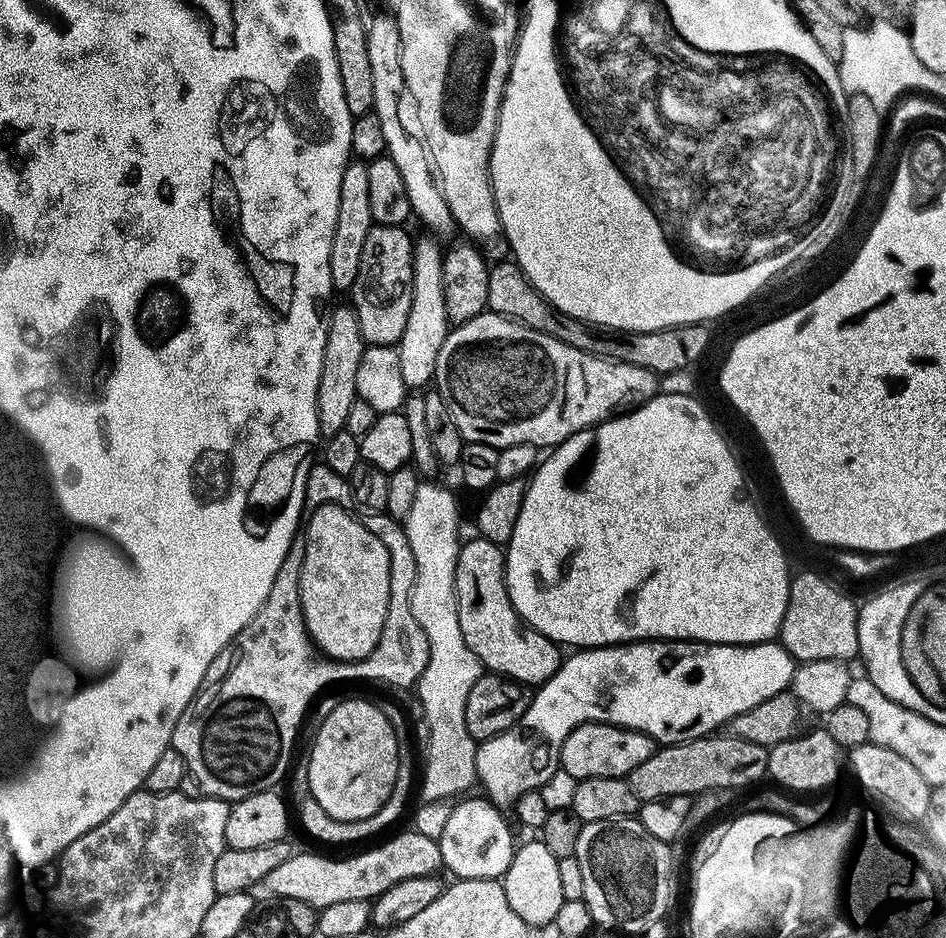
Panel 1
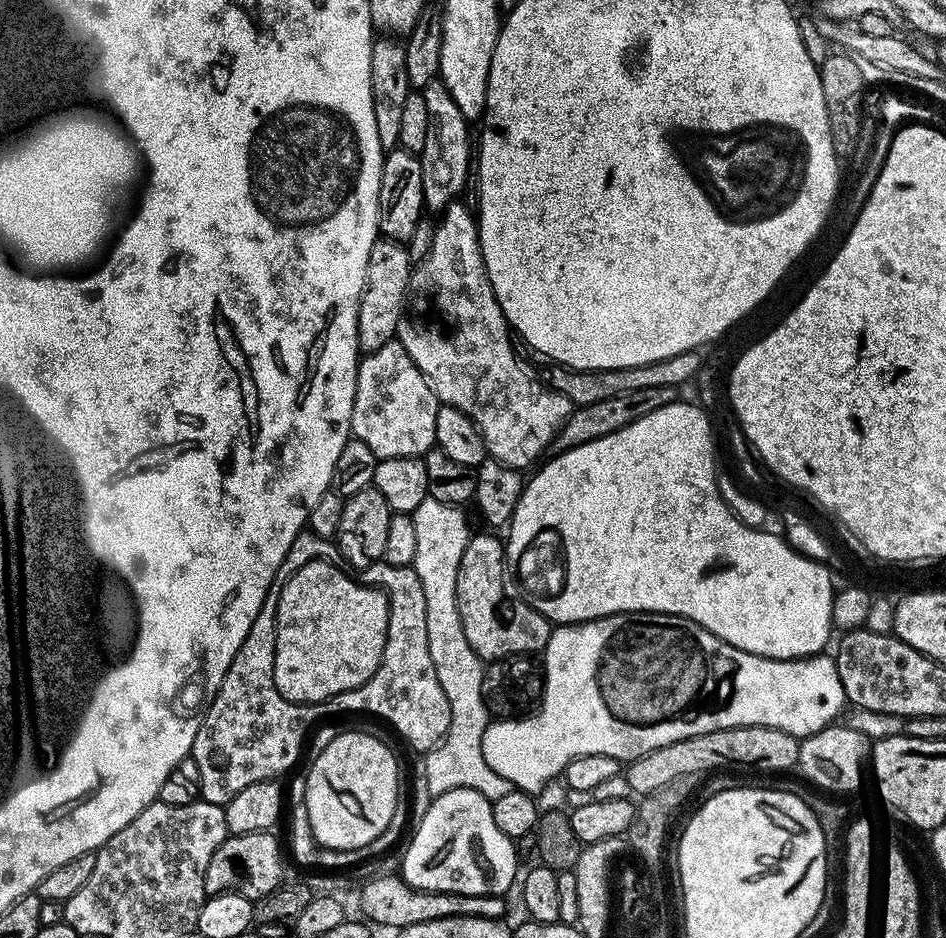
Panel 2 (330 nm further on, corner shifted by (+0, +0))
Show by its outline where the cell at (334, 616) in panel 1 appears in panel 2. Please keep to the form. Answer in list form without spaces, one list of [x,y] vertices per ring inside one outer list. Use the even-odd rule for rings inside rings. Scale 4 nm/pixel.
[[[311,560],[302,566],[302,570],[295,572],[285,584],[278,589],[276,601],[276,649],[274,650],[274,662],[272,663],[272,677],[276,683],[278,694],[286,698],[291,704],[323,704],[325,700],[332,700],[338,694],[360,688],[378,670],[378,666],[384,657],[386,650],[386,634],[390,622],[390,610],[388,609],[388,595],[380,591],[379,587],[369,586],[367,583],[359,584],[351,580],[340,568],[335,568],[332,560]]]

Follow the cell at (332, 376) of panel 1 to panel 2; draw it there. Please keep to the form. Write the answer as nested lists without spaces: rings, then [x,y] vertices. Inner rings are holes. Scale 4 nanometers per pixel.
[[[387,238],[377,239],[376,245],[370,250],[370,262],[366,262],[366,282],[364,293],[358,306],[358,342],[361,353],[367,354],[386,346],[386,342],[396,339],[398,322],[404,309],[404,296],[408,293],[408,279],[412,277],[414,262],[408,257],[407,247],[399,240]]]

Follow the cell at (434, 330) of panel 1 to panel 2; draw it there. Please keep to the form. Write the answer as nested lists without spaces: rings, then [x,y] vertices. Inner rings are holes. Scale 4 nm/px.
[[[439,82],[422,88],[422,95],[428,111],[428,129],[426,146],[418,153],[422,166],[422,190],[424,207],[431,210],[443,210],[457,199],[468,180],[468,124],[469,121],[458,110],[454,98],[444,91]]]

